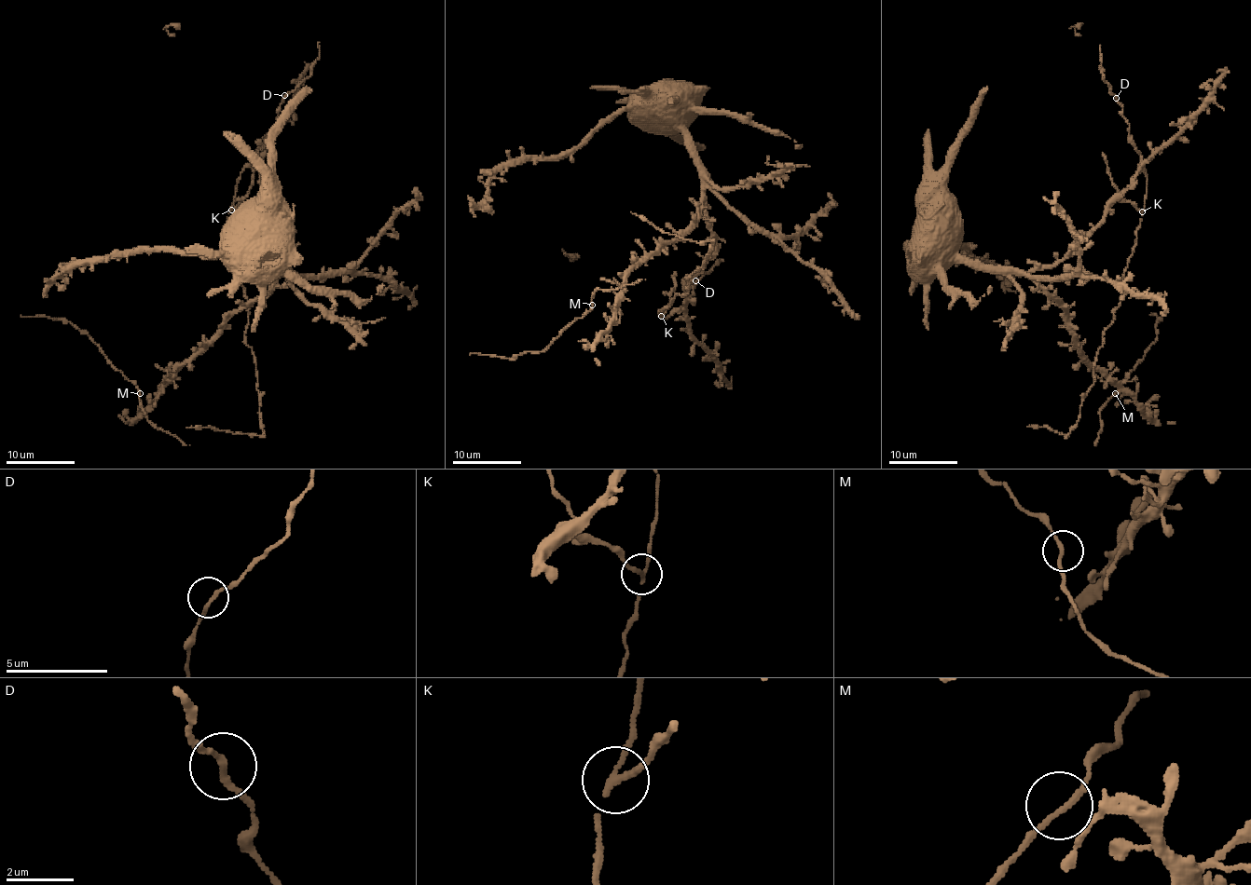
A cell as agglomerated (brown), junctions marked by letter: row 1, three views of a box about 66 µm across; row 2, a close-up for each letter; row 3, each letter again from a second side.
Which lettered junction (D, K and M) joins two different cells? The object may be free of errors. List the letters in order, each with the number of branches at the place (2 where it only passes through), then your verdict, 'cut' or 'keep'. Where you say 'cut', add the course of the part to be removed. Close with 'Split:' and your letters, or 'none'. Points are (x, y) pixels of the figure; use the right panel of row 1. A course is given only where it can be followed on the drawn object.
D: 2 | keep
K: 3 | cut | (1142, 212), (1120, 197), (1103, 153)
M: 2 | keep
Split: K

